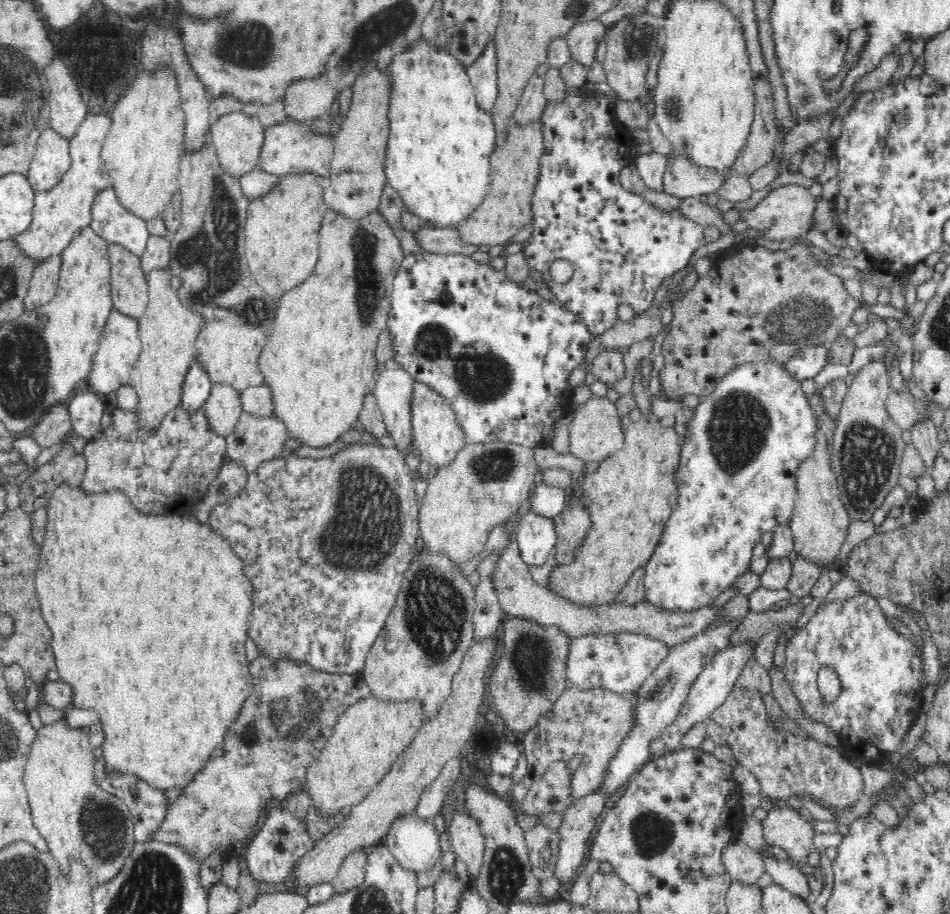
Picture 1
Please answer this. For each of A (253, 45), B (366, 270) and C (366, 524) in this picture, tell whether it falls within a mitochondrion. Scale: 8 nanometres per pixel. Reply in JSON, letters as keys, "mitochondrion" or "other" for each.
{"A":"mitochondrion","B":"mitochondrion","C":"mitochondrion"}

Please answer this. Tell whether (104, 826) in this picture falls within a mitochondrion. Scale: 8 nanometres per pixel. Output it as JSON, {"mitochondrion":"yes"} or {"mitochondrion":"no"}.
{"mitochondrion":"yes"}

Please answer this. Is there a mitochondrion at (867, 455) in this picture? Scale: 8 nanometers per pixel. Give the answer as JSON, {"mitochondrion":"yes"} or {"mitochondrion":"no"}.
{"mitochondrion":"yes"}

